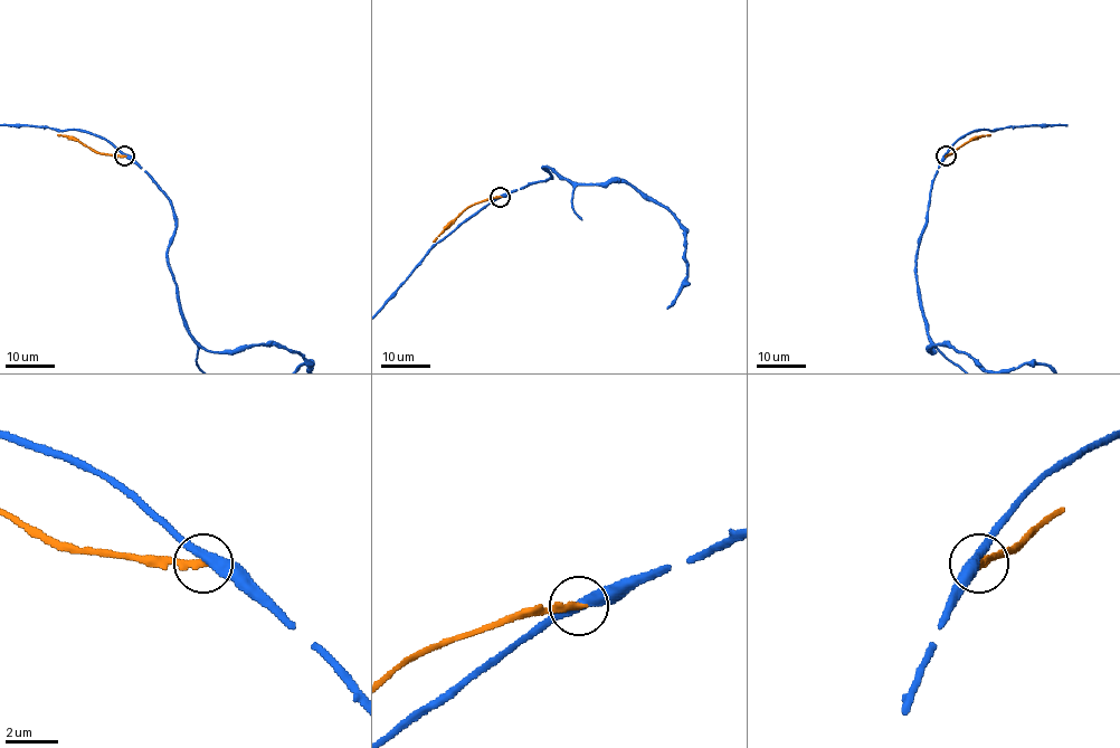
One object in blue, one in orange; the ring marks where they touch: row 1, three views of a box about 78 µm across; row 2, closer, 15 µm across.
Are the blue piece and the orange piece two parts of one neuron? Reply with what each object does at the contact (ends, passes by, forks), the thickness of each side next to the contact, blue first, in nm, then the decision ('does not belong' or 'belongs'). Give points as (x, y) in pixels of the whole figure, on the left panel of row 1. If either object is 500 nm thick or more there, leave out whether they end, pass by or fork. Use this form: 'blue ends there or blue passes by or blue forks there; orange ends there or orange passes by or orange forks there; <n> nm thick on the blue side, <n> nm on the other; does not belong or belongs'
blue passes by; orange ends there; 380 nm thick on the blue side, 260 nm on the other; does not belong

